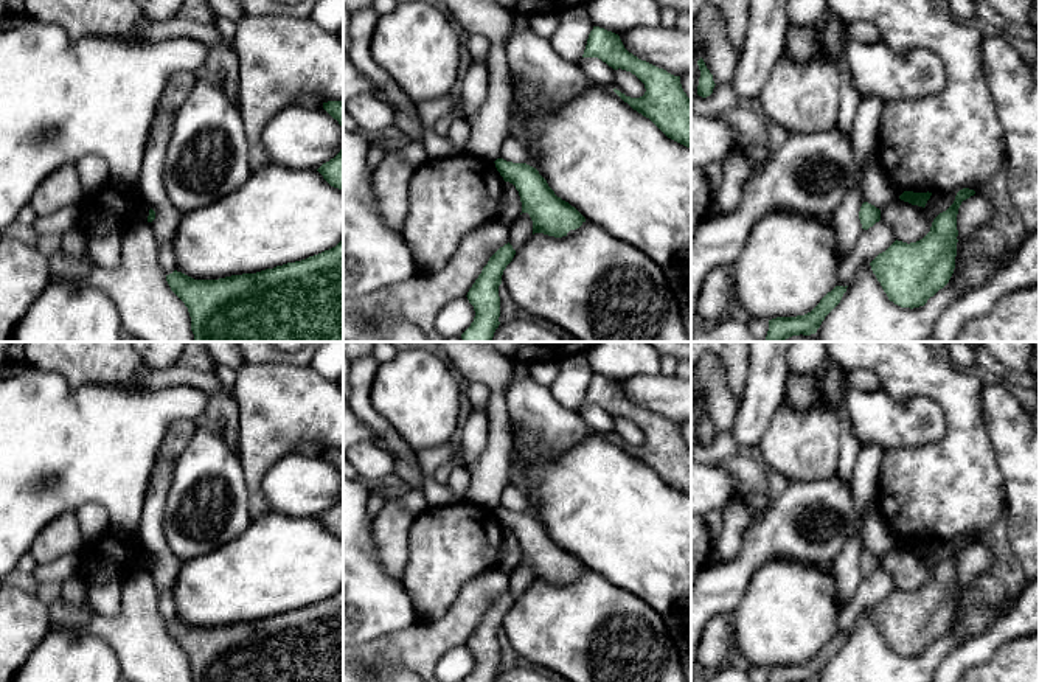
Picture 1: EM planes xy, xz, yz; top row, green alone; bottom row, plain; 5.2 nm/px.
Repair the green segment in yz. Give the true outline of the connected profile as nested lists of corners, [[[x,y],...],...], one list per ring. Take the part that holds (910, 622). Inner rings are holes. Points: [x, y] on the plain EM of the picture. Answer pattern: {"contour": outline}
{"contour": [[[960,538],[923,587],[910,592],[896,587],[870,611],[890,649],[901,656],[919,656],[949,631],[955,617],[958,556],[974,542],[974,538]]]}

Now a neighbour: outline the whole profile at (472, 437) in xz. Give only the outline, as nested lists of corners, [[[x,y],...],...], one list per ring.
[[[486,407],[474,409],[460,427],[457,441],[458,441],[458,455],[463,458],[463,468],[467,471],[472,468],[475,460],[485,451],[489,437],[489,415]]]

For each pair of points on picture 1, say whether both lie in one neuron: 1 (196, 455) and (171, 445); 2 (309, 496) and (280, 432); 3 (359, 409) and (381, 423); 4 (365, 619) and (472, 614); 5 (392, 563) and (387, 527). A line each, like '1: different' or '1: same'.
1: different
2: different
3: same
4: different
5: same

